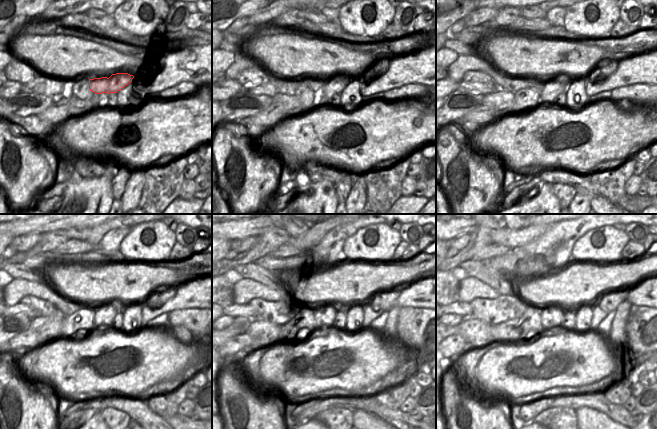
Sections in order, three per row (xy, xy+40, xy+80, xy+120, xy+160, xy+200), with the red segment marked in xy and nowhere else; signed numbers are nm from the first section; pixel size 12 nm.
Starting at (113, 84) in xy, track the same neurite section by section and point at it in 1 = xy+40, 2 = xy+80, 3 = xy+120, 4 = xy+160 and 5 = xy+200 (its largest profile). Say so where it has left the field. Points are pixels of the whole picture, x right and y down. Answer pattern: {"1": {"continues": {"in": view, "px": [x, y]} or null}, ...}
{"1": {"continues": {"in": "xy+40", "px": [336, 85]}}, "2": {"continues": {"in": "xy+80", "px": [549, 90]}}, "3": {"continues": {"in": "xy+120", "px": [104, 314]}}, "4": {"continues": {"in": "xy+160", "px": [325, 316]}}, "5": {"continues": {"in": "xy+200", "px": [551, 318]}}}

